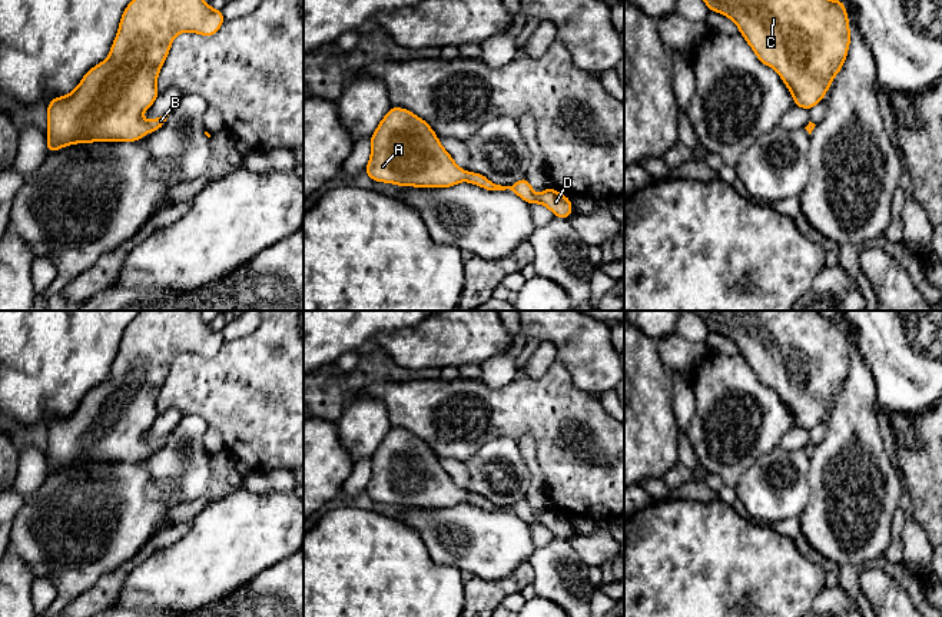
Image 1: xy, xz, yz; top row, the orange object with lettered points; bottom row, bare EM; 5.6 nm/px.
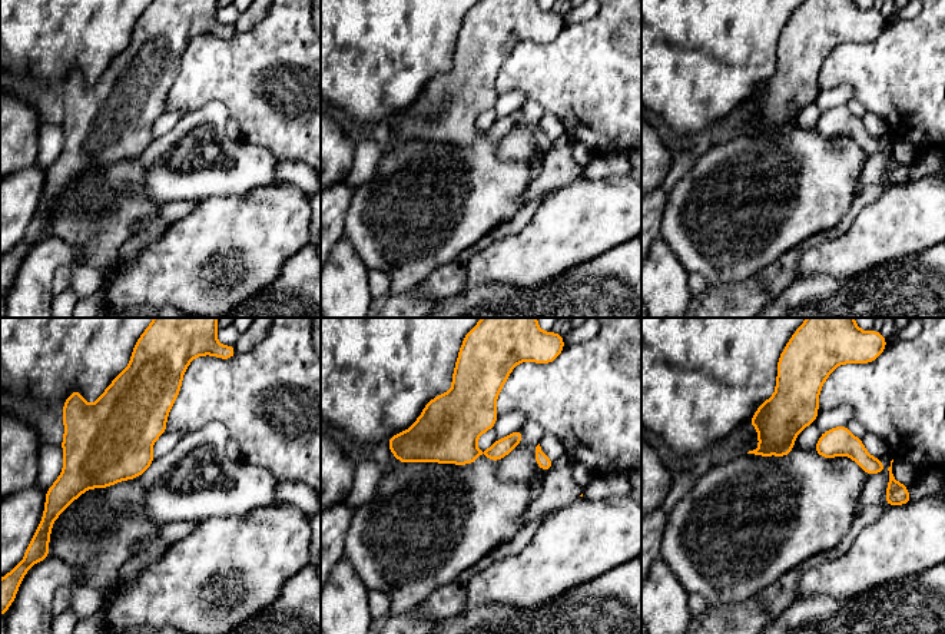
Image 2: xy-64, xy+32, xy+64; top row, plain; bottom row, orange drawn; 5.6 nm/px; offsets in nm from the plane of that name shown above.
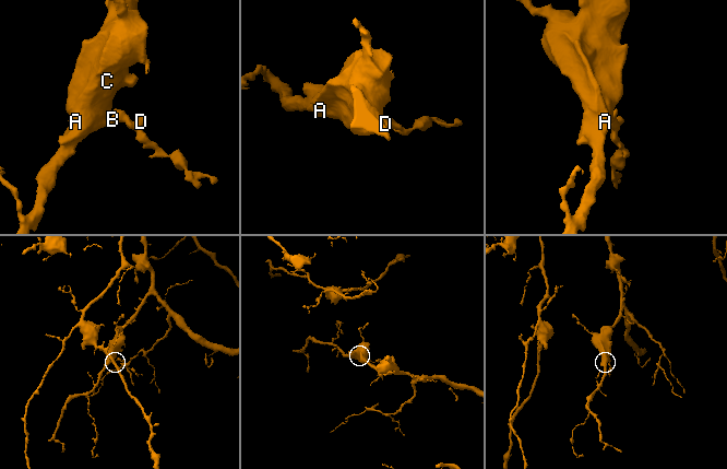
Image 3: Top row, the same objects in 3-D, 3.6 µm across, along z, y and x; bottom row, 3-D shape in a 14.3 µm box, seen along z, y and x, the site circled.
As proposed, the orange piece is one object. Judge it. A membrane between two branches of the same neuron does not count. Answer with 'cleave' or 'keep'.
keep

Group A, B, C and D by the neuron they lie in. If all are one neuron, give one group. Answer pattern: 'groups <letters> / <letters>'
groups A B C D

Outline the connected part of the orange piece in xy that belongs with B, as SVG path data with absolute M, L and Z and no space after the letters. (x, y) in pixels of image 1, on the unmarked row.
M142 311L123 332L109 378L92 388L70 415L54 418L49 424L47 474L73 464L136 462L147 452L152 454L160 450L169 434L147 442L142 439L142 434L153 425L159 415L156 401L173 359L183 352L210 358L220 349L223 342L222 331L212 329L202 319L200 311Z

